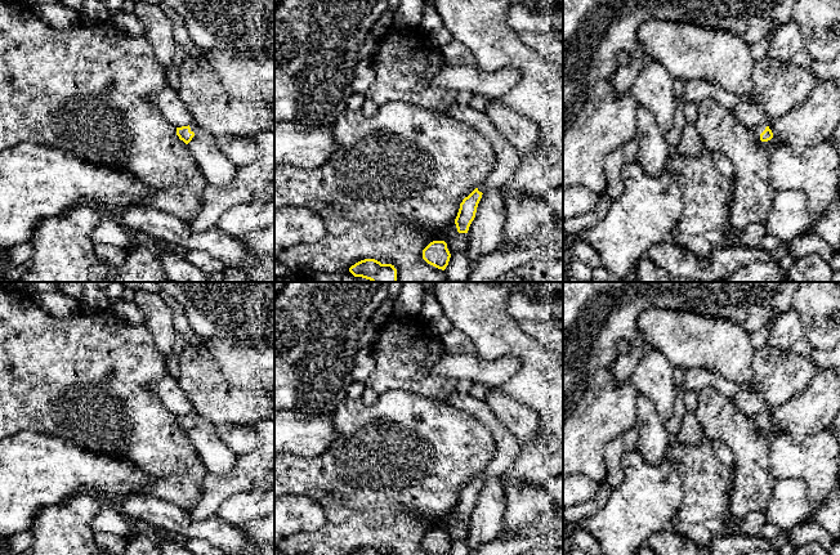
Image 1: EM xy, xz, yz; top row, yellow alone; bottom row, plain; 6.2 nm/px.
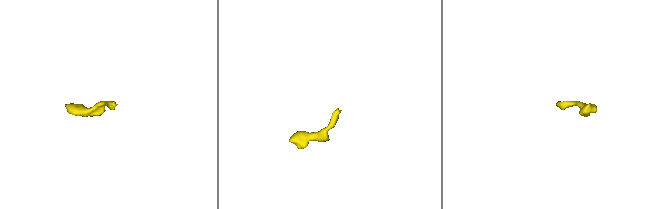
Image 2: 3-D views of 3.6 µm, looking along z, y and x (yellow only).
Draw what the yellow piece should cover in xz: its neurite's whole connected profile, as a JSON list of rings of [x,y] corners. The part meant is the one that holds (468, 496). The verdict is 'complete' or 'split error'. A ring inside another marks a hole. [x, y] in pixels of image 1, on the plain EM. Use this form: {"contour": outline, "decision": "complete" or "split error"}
{"contour": [[[453,393],[447,397],[444,402],[481,420],[490,430],[496,443],[495,457],[487,467],[460,492],[455,513],[459,522],[468,522],[469,515],[475,506],[477,496],[483,480],[490,476],[502,475],[513,465],[520,449],[520,442],[504,428],[484,400],[479,400],[470,394]]], "decision": "split error"}

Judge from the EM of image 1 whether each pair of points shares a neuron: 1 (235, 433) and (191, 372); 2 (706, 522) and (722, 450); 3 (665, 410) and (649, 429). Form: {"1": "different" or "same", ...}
{"1": "different", "2": "different", "3": "different"}

